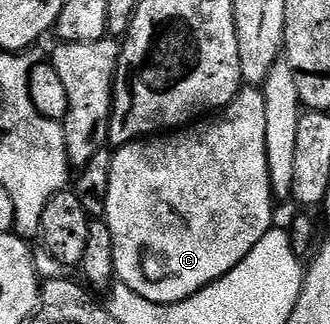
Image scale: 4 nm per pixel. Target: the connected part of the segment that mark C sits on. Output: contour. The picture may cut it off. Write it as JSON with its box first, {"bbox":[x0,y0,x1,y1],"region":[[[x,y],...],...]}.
{"bbox":[103,85,274,303],"region":[[[248,85],[241,89],[232,98],[231,103],[215,117],[193,122],[191,125],[185,125],[171,133],[157,133],[151,137],[141,137],[135,143],[127,143],[113,154],[110,165],[110,197],[106,197],[106,213],[103,218],[113,237],[115,278],[130,289],[134,289],[134,293],[146,297],[146,301],[180,303],[204,287],[209,287],[211,283],[218,281],[226,273],[230,273],[230,269],[234,269],[234,265],[242,262],[246,253],[250,253],[250,249],[254,249],[254,245],[258,245],[258,241],[262,241],[262,237],[274,226],[272,203],[274,204],[274,196],[266,153],[266,101],[263,90]]]}

